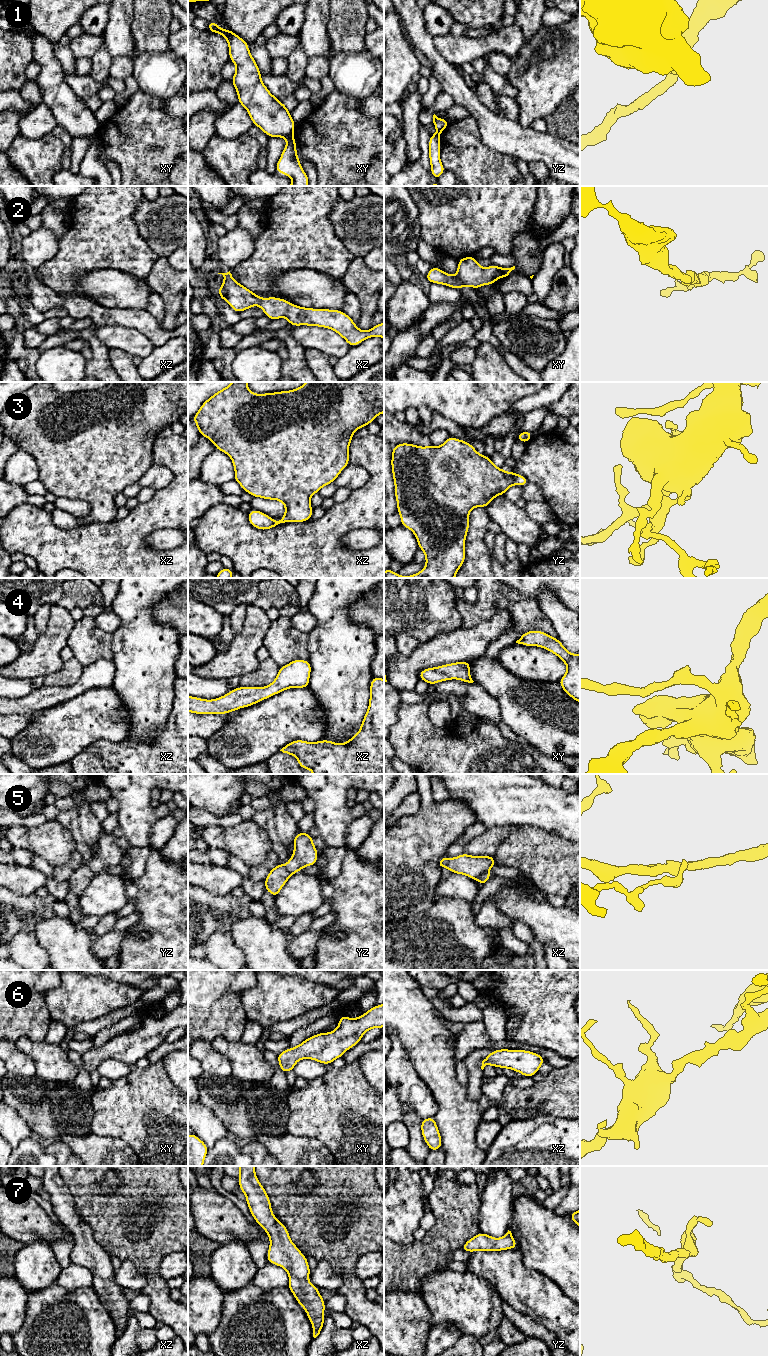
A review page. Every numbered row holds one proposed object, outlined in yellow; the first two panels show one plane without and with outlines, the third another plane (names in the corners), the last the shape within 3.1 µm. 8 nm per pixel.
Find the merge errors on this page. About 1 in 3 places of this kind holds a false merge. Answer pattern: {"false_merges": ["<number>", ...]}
{"false_merges": ["1", "5"]}

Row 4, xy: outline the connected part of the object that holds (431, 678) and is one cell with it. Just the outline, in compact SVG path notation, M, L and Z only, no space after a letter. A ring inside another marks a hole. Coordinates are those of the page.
M462 661L433 668L426 668L419 673L419 679L426 681L430 685L451 679L473 683L474 681L469 672L469 661Z

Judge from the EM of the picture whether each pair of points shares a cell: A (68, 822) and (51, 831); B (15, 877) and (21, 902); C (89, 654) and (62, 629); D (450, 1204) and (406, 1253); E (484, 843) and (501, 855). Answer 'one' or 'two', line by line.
A: two
B: two
C: two
D: one
E: two

